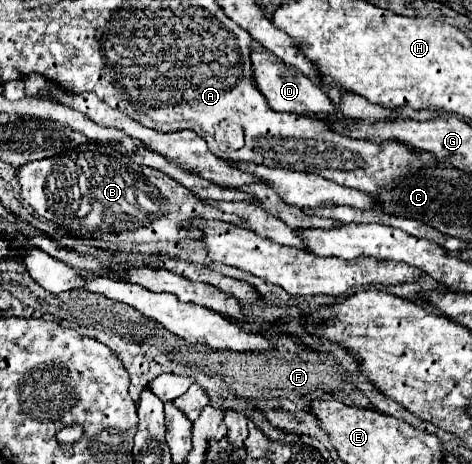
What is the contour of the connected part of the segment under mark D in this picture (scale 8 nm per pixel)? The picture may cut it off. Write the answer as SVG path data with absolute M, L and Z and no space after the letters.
M267 50L251 52L251 66L253 66L253 74L255 74L255 84L273 110L295 112L295 114L329 114L329 116L337 112L337 108L331 104L331 100L319 86L315 86L301 70L295 70L293 66L279 62L279 58L275 58L275 54L271 54Z

